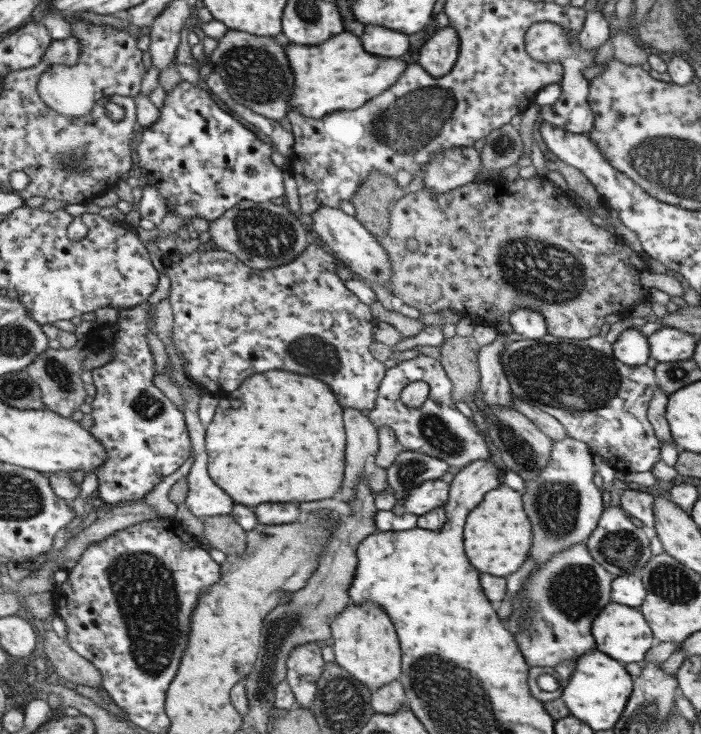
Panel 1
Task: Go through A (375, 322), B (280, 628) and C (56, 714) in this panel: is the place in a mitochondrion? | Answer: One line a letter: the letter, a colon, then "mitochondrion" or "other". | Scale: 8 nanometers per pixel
A: other
B: mitochondrion
C: other

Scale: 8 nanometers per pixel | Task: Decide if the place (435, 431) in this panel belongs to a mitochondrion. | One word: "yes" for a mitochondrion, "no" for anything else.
yes

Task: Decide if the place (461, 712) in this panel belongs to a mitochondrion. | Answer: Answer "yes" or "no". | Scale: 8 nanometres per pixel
yes

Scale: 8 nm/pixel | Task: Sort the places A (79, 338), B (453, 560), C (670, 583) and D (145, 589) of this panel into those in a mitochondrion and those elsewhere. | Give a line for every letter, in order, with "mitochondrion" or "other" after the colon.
A: other
B: other
C: mitochondrion
D: mitochondrion

